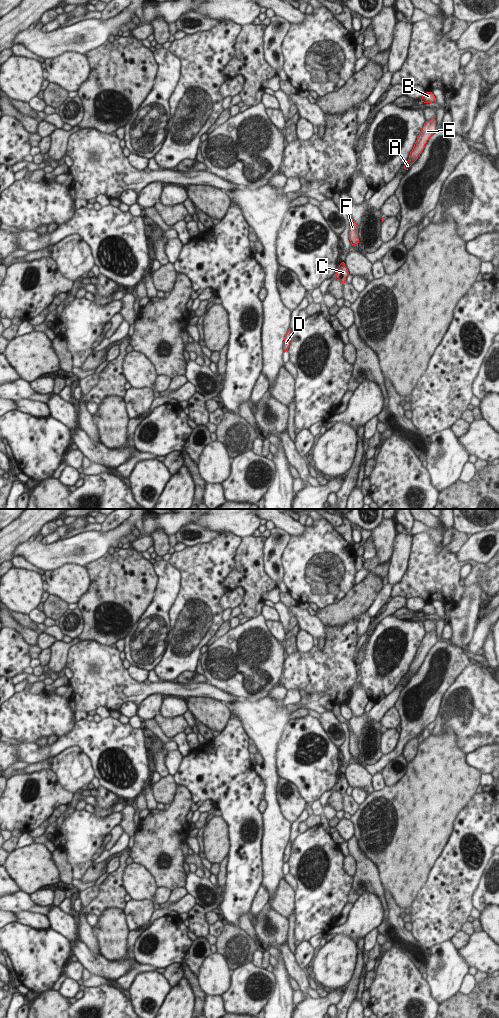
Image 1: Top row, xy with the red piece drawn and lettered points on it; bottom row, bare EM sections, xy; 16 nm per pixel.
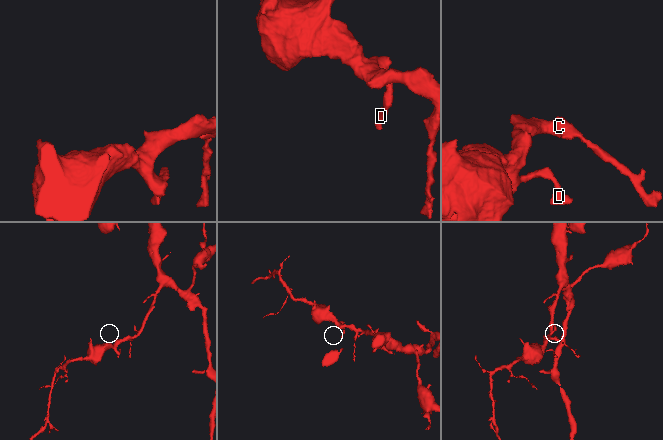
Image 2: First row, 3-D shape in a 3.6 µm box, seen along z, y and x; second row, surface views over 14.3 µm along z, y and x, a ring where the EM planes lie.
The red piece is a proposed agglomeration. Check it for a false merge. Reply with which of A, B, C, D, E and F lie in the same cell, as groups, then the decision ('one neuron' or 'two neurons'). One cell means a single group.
A B C D E F; one neuron

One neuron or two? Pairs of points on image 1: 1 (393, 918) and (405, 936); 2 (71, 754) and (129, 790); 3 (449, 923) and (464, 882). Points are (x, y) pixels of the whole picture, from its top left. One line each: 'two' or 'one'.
1: one
2: two
3: one

